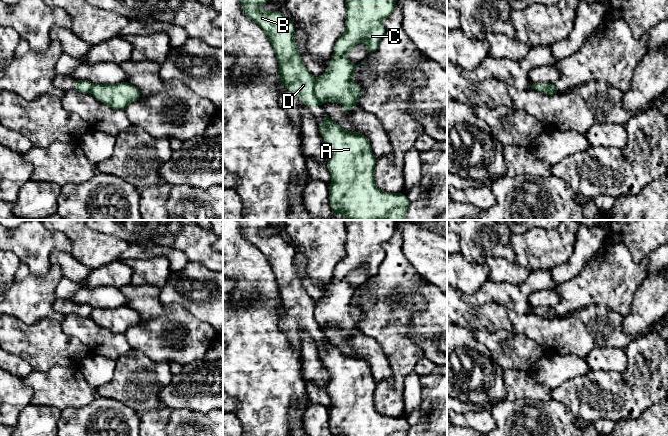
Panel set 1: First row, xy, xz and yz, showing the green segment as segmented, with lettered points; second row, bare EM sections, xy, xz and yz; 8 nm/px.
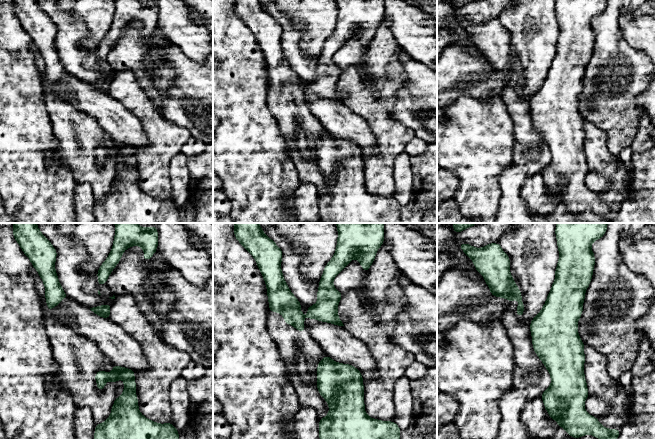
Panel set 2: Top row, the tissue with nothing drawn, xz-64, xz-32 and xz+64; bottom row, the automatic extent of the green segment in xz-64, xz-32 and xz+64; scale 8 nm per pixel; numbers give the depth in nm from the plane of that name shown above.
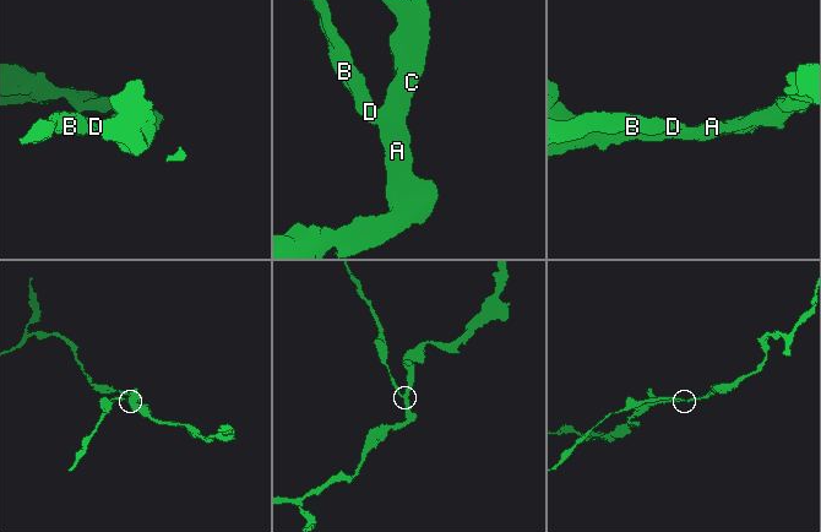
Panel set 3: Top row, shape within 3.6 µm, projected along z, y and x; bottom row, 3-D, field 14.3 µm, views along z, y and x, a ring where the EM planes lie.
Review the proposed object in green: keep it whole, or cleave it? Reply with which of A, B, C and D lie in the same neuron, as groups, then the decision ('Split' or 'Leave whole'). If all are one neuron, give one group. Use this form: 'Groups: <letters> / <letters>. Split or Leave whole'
Groups: A C / B D. Split

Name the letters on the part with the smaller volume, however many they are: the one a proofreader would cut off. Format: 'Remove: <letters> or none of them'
Remove: B, D

